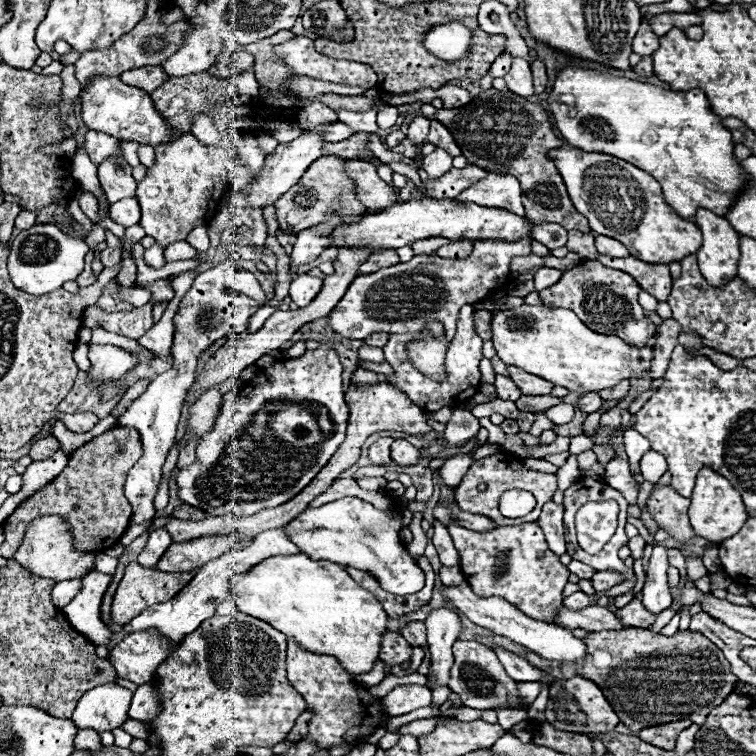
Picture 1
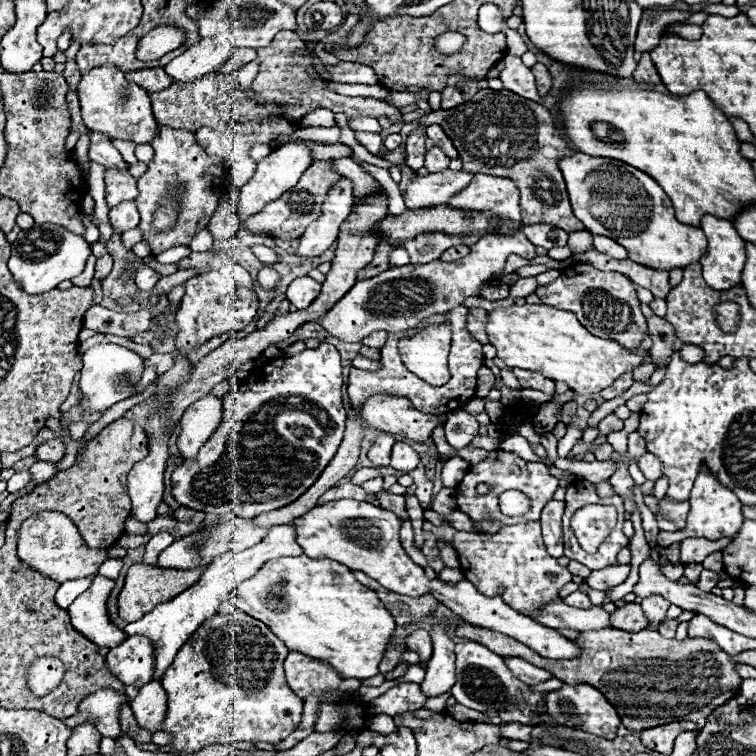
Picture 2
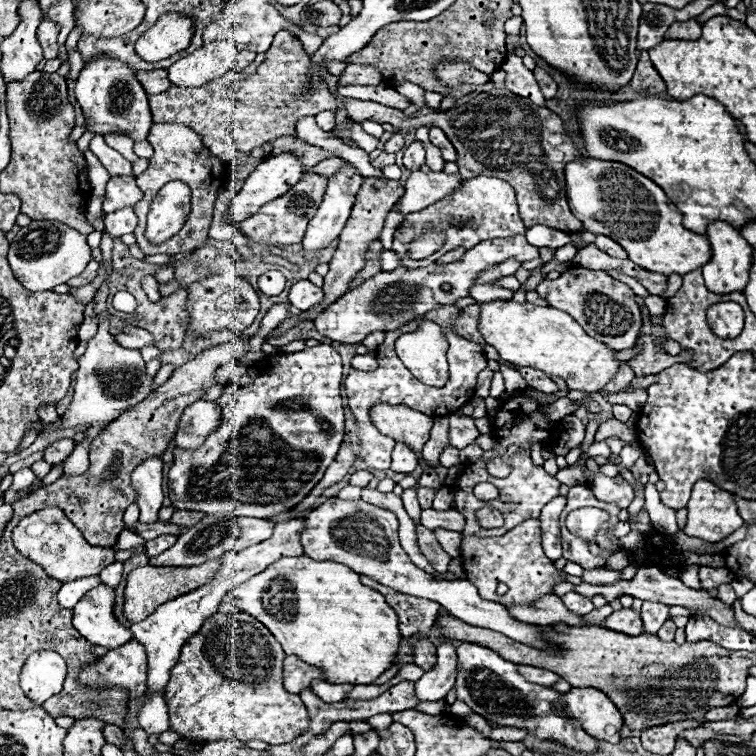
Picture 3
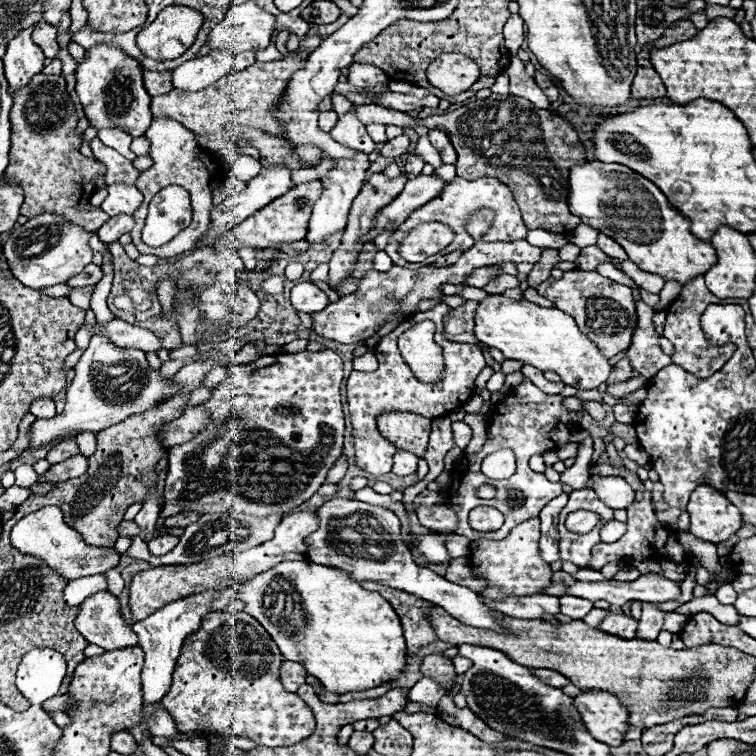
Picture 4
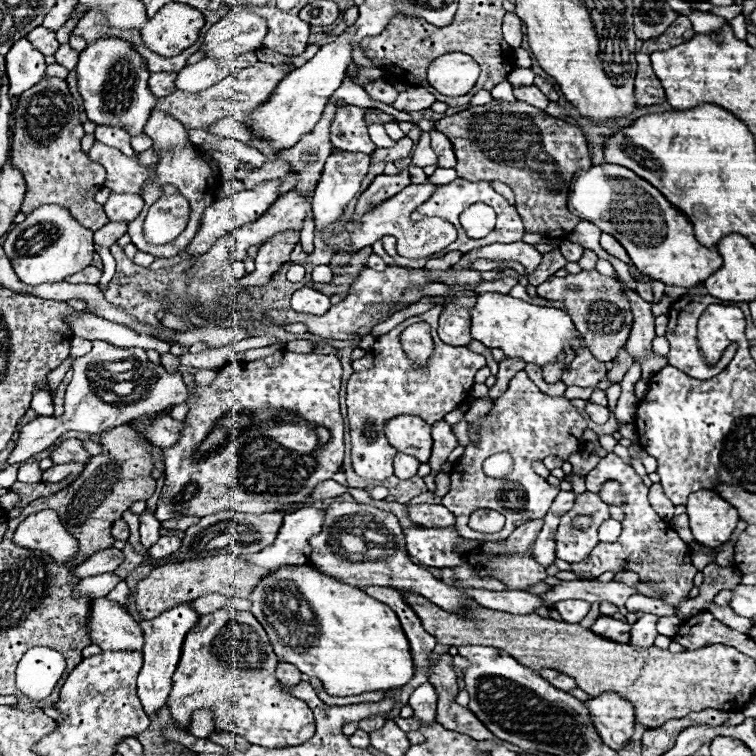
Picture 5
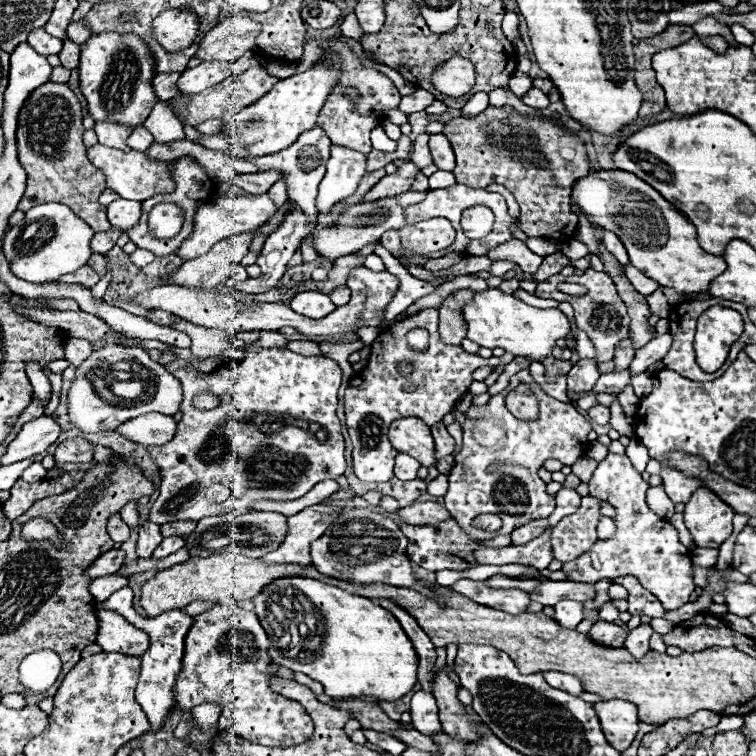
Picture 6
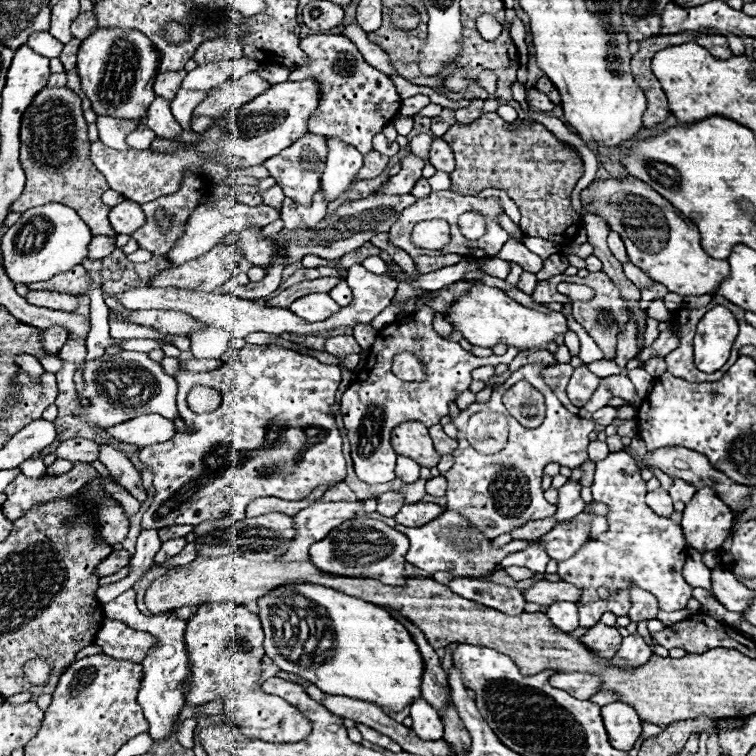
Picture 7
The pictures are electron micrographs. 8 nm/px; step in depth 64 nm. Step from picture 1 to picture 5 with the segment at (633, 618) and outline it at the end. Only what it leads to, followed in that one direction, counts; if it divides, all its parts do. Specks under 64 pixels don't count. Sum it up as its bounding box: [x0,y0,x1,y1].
[590,616,632,644]

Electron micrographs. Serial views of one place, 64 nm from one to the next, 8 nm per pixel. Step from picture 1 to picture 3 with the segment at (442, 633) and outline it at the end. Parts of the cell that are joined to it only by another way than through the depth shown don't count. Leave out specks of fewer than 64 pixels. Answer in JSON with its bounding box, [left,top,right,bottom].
[416,644,457,702]

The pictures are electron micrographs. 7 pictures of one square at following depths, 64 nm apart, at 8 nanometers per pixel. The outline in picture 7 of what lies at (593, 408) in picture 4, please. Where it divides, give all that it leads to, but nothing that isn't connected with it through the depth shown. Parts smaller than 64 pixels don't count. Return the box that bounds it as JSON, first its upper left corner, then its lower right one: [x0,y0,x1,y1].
[594,406,616,426]

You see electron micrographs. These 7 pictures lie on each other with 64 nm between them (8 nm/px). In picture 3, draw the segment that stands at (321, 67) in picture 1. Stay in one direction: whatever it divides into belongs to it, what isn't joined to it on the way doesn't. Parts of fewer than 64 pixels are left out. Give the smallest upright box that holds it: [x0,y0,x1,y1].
[340,64,386,86]

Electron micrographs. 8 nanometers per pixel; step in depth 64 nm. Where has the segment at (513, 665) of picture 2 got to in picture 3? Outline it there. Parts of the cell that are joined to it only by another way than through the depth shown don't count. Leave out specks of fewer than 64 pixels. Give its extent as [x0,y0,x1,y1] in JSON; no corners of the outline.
[518,664,562,686]

